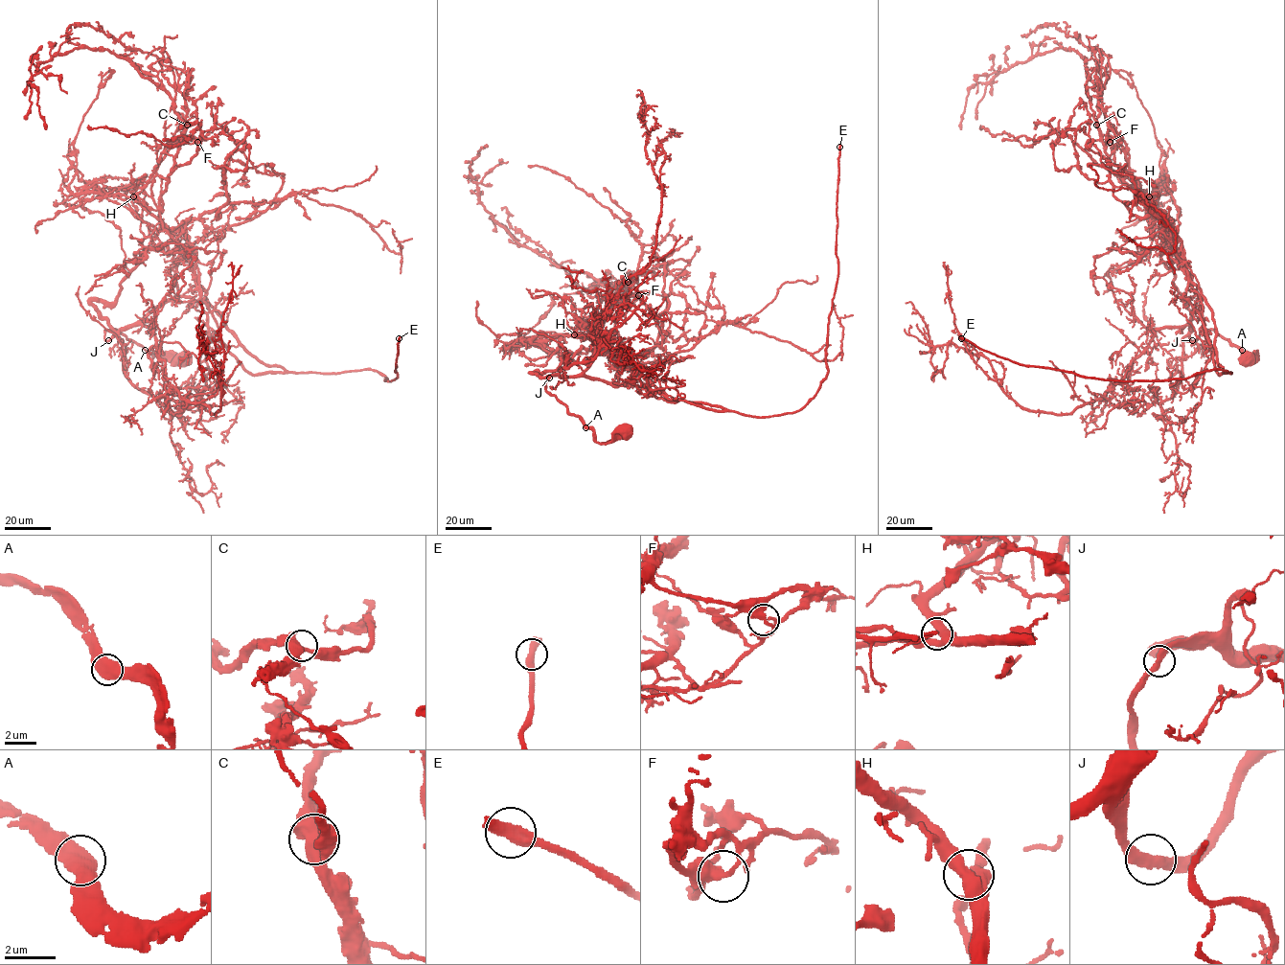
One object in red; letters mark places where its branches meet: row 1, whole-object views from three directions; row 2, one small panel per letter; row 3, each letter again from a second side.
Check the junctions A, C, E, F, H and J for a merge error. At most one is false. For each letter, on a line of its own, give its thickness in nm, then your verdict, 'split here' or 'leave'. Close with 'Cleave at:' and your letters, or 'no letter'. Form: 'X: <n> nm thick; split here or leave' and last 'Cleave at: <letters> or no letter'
A: 650 nm thick; leave
C: 550 nm thick; leave
E: 400 nm thick; leave
F: 400 nm thick; split here
H: 550 nm thick; leave
J: 400 nm thick; leave
Cleave at: F

